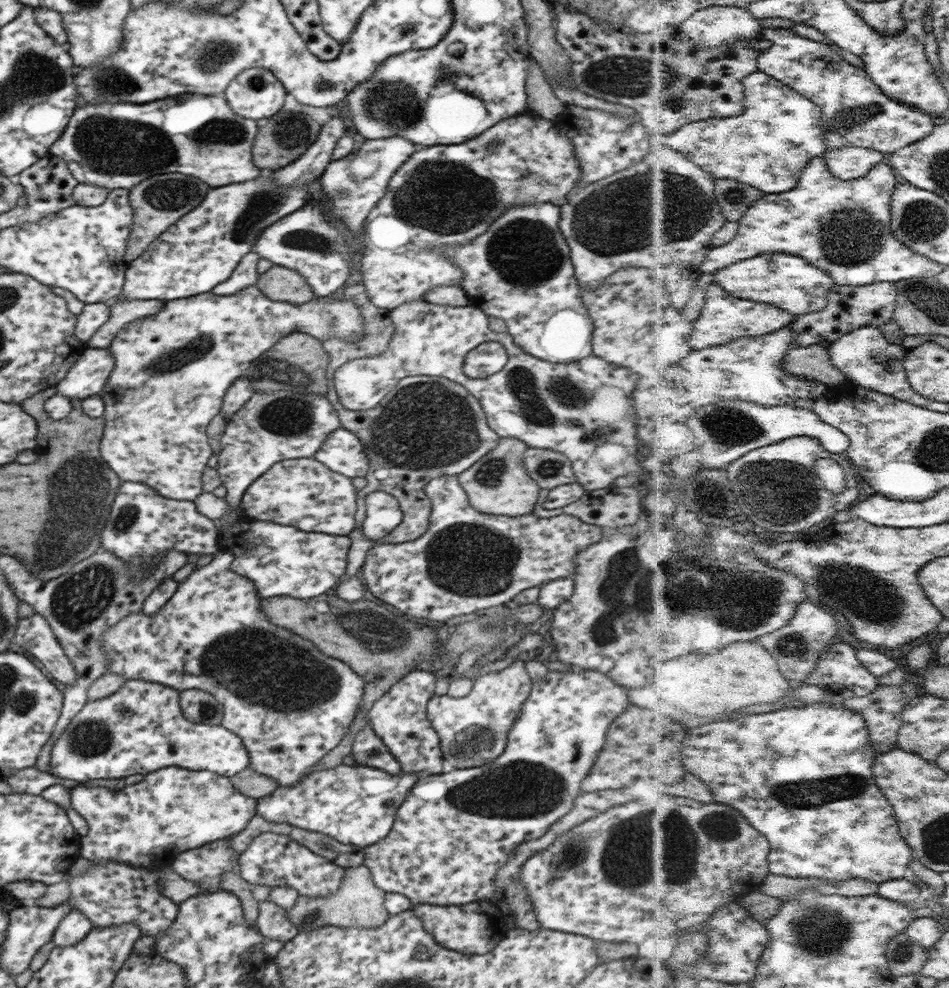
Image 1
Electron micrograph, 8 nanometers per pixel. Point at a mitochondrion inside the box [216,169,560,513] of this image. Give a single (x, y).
(425, 426)

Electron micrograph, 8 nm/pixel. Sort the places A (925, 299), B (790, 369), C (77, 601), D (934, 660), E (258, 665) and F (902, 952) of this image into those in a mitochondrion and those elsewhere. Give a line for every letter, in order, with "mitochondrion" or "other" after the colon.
A: mitochondrion
B: other
C: mitochondrion
D: other
E: mitochondrion
F: mitochondrion

